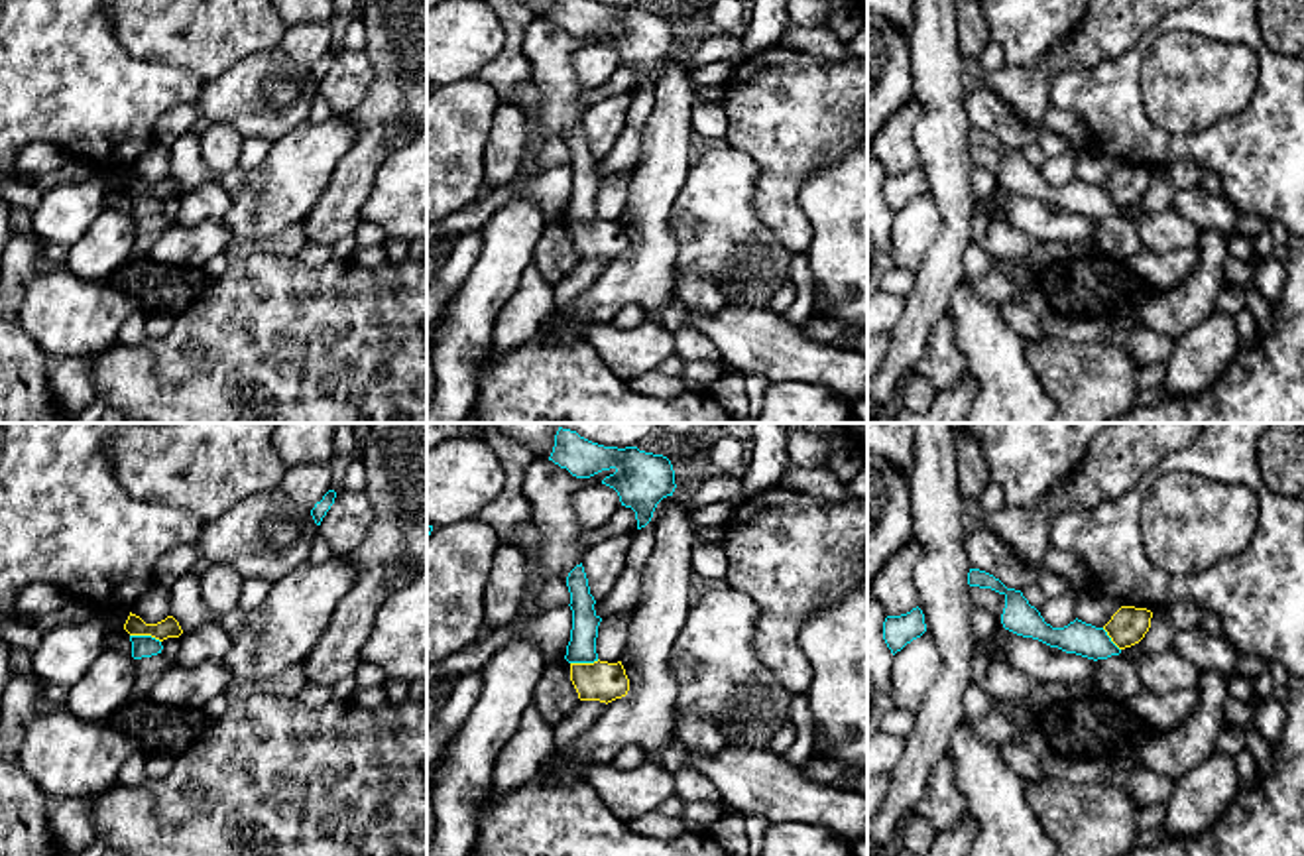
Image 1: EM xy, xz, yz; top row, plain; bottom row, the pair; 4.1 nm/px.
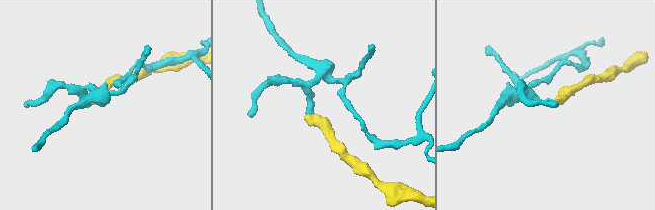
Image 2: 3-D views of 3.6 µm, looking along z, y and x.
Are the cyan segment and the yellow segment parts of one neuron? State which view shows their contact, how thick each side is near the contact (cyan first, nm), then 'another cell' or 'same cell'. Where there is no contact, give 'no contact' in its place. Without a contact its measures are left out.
xy | 100/80 nm | another cell

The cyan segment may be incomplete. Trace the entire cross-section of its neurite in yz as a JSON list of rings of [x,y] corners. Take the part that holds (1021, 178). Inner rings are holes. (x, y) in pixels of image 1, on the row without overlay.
[[[970,128],[968,144],[991,148],[1005,155],[1001,183],[1017,195],[1033,197],[1050,207],[1094,220],[1121,213],[1103,187],[1096,187],[1078,177],[1064,187],[1052,187],[1044,181],[1040,171],[1029,163],[1021,150],[1007,148],[999,138],[985,130]]]

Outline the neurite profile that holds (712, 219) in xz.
[[[720,144],[692,161],[671,207],[677,266],[712,277],[726,303],[765,307],[791,279],[791,256],[757,218],[757,163]]]

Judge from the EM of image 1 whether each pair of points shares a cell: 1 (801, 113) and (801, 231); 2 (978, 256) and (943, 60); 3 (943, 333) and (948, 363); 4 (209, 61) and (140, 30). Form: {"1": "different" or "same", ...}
{"1": "same", "2": "different", "3": "same", "4": "same"}

